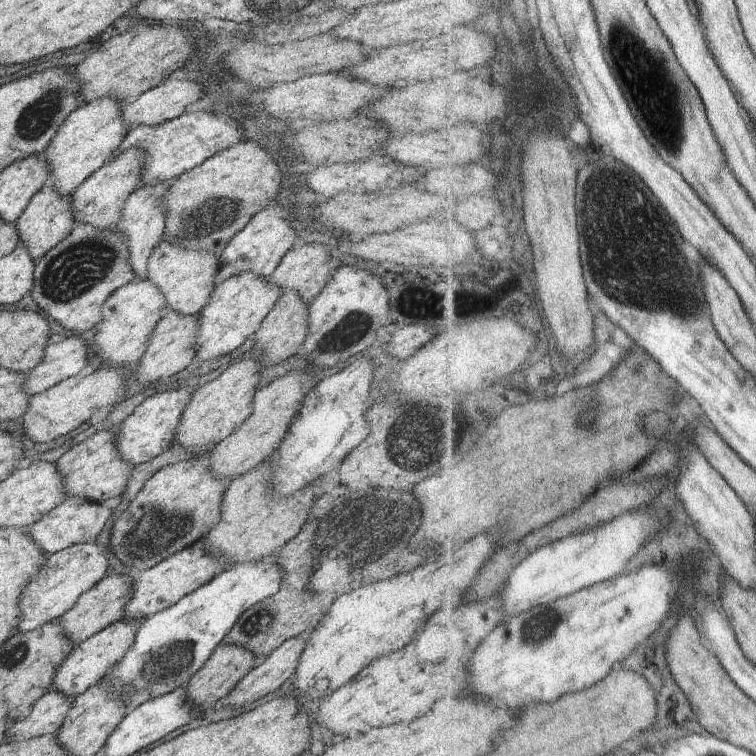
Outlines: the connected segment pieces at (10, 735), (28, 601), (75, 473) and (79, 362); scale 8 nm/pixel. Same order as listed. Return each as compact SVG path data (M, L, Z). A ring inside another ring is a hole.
M57 691L45 693L32 707L31 712L20 721L11 722L5 731L5 742L24 741L43 735L55 735L76 697L66 697Z
M77 543L75 546L63 549L54 555L47 556L45 562L41 565L39 572L29 581L27 587L23 588L23 592L19 596L19 624L18 632L26 633L37 630L50 622L62 617L68 610L71 610L78 601L78 598L94 587L104 576L108 568L108 558L106 553L108 548L104 548L96 543Z
M113 423L113 427L108 430L99 431L85 442L74 446L54 464L63 479L63 492L68 496L66 499L73 497L102 505L123 494L129 475L137 469L119 458L115 450L115 429L117 425Z
M77 335L52 342L45 348L41 362L26 376L23 390L28 397L42 393L77 375L89 359L91 343L86 345Z

